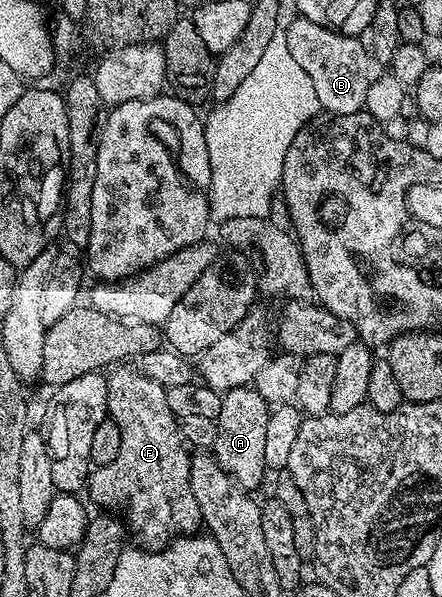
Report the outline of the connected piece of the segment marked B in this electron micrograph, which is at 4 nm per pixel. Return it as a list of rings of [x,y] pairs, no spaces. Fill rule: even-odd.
[[[296,17],[286,31],[287,27],[282,35],[284,44],[290,49],[290,57],[294,57],[294,61],[306,69],[306,77],[310,77],[314,85],[320,107],[329,115],[365,110],[366,93],[372,84],[368,70],[374,67],[374,59],[365,40],[354,35],[342,35],[303,17]]]

